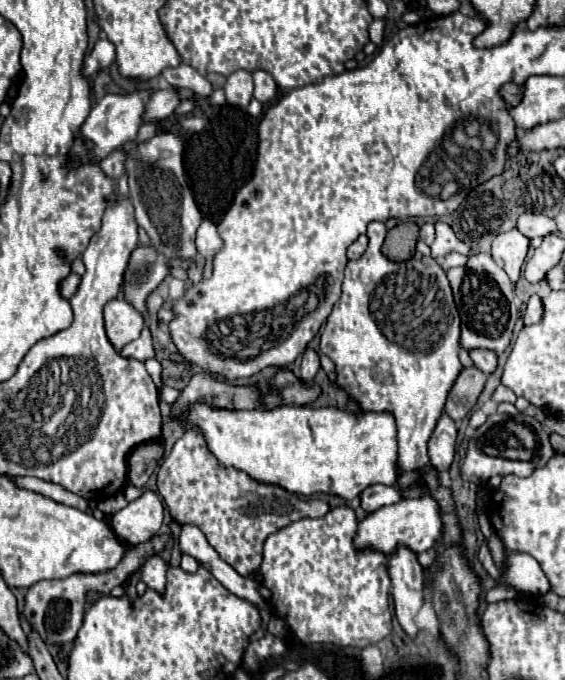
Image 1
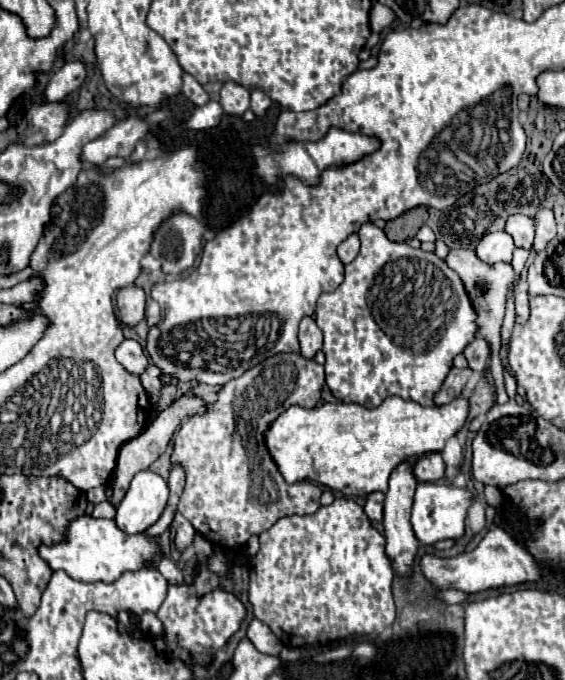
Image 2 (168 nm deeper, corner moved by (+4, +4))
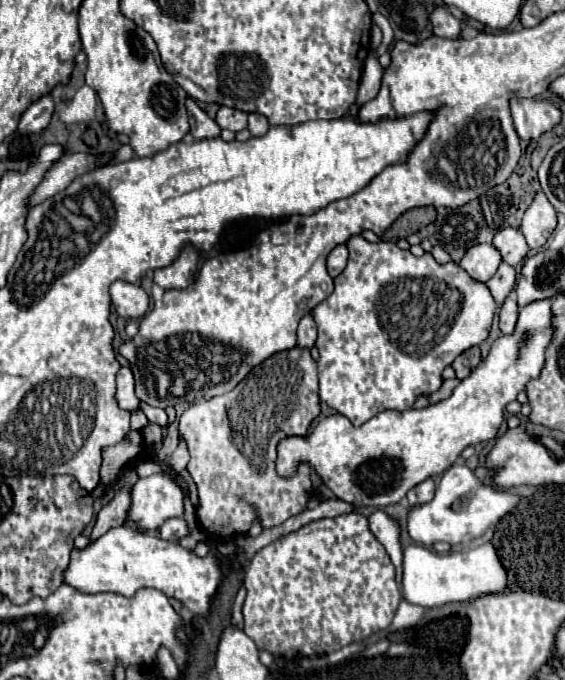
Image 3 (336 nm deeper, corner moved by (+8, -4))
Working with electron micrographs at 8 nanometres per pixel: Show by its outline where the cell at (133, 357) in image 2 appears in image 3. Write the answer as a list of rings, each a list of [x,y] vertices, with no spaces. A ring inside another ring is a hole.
[[[121,366],[117,374],[117,400],[119,406],[129,412],[135,412],[139,408],[139,400],[135,396],[135,380],[129,366]]]

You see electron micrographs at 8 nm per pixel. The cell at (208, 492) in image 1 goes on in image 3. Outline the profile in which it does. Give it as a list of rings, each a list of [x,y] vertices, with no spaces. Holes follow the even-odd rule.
[[[295,346],[295,348],[291,348],[291,350],[285,350],[285,352],[281,352],[281,354],[275,354],[275,356],[271,356],[269,360],[265,360],[263,364],[255,366],[231,392],[227,392],[227,394],[223,394],[223,396],[215,396],[215,398],[211,398],[211,400],[195,402],[189,410],[183,412],[183,416],[181,416],[181,420],[179,420],[179,438],[185,440],[185,444],[187,444],[187,448],[189,448],[189,454],[191,454],[191,460],[189,460],[189,464],[187,464],[187,470],[189,470],[191,478],[193,478],[193,482],[197,484],[197,492],[199,492],[199,498],[197,498],[197,518],[199,518],[201,530],[203,530],[205,534],[209,534],[207,538],[209,538],[211,542],[213,542],[213,532],[215,532],[221,540],[227,540],[227,538],[231,538],[233,534],[247,534],[249,528],[251,528],[251,524],[253,524],[255,520],[259,520],[261,526],[267,530],[267,528],[273,528],[273,526],[283,524],[287,518],[291,518],[291,516],[295,516],[295,514],[299,514],[299,512],[303,512],[303,510],[307,508],[309,496],[311,496],[311,490],[313,490],[313,488],[311,488],[311,480],[309,480],[309,466],[299,466],[299,472],[297,472],[293,478],[287,478],[287,480],[283,478],[283,480],[281,480],[281,478],[275,474],[275,458],[277,458],[275,446],[277,446],[277,440],[281,440],[281,438],[285,438],[285,436],[289,436],[289,434],[301,434],[301,436],[307,434],[307,432],[309,432],[309,426],[311,426],[311,422],[313,422],[313,418],[319,416],[319,412],[321,412],[321,408],[319,408],[317,364],[313,362],[309,350],[303,350],[303,348],[301,348],[301,352],[299,352],[299,346]]]

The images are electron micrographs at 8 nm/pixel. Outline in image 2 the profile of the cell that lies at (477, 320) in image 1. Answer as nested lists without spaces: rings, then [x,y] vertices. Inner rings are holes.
[[[451,248],[449,254],[447,254],[447,258],[445,258],[445,262],[447,262],[449,268],[453,268],[453,270],[461,276],[461,280],[463,280],[463,284],[465,284],[465,288],[467,288],[467,292],[469,292],[469,296],[471,296],[475,308],[477,308],[477,314],[479,314],[479,318],[477,318],[479,334],[481,334],[485,340],[489,340],[489,344],[491,344],[491,348],[493,348],[491,370],[493,370],[493,376],[495,376],[495,386],[497,386],[497,402],[499,402],[499,404],[505,404],[505,402],[509,400],[509,396],[507,396],[507,392],[505,392],[503,366],[501,366],[501,362],[499,362],[499,346],[501,346],[501,344],[499,344],[499,342],[501,342],[499,330],[501,330],[501,322],[503,322],[503,316],[505,316],[507,290],[509,290],[509,286],[515,282],[513,266],[507,264],[507,262],[485,264],[485,262],[481,262],[481,260],[477,258],[477,254],[475,254],[473,250],[465,250],[465,248],[461,248],[461,250],[453,250],[453,248]]]

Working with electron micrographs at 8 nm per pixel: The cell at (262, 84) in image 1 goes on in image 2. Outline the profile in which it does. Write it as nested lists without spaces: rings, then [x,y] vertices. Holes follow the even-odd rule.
[[[255,88],[251,92],[251,110],[255,112],[255,116],[263,116],[267,112],[267,108],[271,106],[271,100],[265,92],[261,92],[259,88]]]

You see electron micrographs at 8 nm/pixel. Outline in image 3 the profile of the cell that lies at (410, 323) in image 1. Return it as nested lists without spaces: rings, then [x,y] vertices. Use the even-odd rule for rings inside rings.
[[[363,236],[347,240],[349,262],[335,278],[335,290],[313,310],[319,330],[319,396],[321,400],[347,416],[353,426],[361,426],[385,410],[411,410],[421,394],[433,394],[443,382],[443,370],[471,346],[479,346],[491,330],[495,300],[483,282],[467,276],[457,264],[437,264],[431,254],[415,258],[395,242],[367,242]]]

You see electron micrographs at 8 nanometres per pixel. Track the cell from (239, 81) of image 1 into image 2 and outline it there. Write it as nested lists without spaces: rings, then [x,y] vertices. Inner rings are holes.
[[[235,82],[223,84],[221,106],[231,116],[243,116],[243,112],[249,108],[249,90]]]

